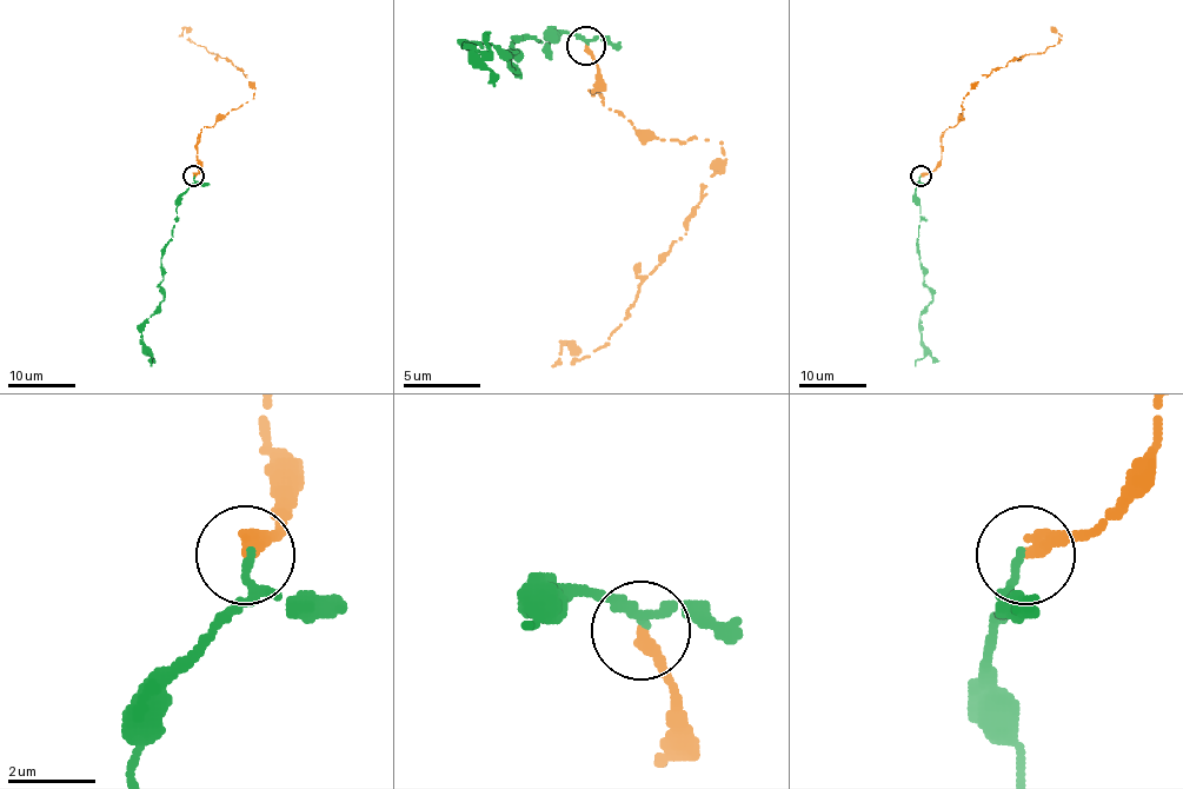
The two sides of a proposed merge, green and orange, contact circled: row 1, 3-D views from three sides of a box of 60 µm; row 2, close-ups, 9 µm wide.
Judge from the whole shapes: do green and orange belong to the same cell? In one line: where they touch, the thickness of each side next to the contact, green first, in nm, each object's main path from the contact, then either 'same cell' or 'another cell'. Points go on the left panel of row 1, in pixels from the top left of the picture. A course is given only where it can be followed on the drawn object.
place (193, 176); calibres 130 and 340 nm; course green (194, 176), (177, 206), (173, 237), (161, 258), (163, 300), (141, 332), (151, 366); course orange (193, 176), (198, 172), (200, 130), (252, 98), (256, 87), (231, 61), (181, 34), (185, 27), (192, 31); same cell

